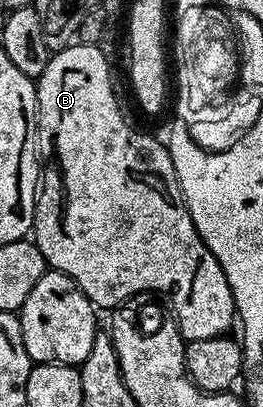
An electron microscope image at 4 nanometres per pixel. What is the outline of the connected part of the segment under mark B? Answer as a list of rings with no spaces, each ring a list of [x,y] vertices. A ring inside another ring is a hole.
[[[72,42],[68,48],[62,48],[60,52],[54,53],[48,59],[43,73],[37,77],[37,140],[40,145],[52,144],[55,147],[55,153],[48,160],[46,157],[41,164],[41,187],[37,193],[33,243],[41,250],[48,269],[73,278],[73,282],[90,298],[96,309],[107,308],[106,310],[111,310],[140,294],[160,292],[161,295],[171,299],[172,309],[170,308],[170,311],[179,324],[179,333],[183,335],[184,341],[226,336],[232,331],[231,324],[233,328],[236,323],[237,313],[231,287],[225,278],[225,270],[221,270],[217,258],[213,258],[213,254],[205,246],[205,242],[199,237],[193,226],[193,218],[189,214],[187,204],[179,189],[177,174],[173,170],[171,156],[167,153],[167,145],[155,140],[150,131],[148,133],[138,132],[123,117],[123,112],[119,109],[119,100],[115,97],[115,84],[111,81],[111,67],[112,65],[107,61],[105,55],[98,50],[97,44]]]

